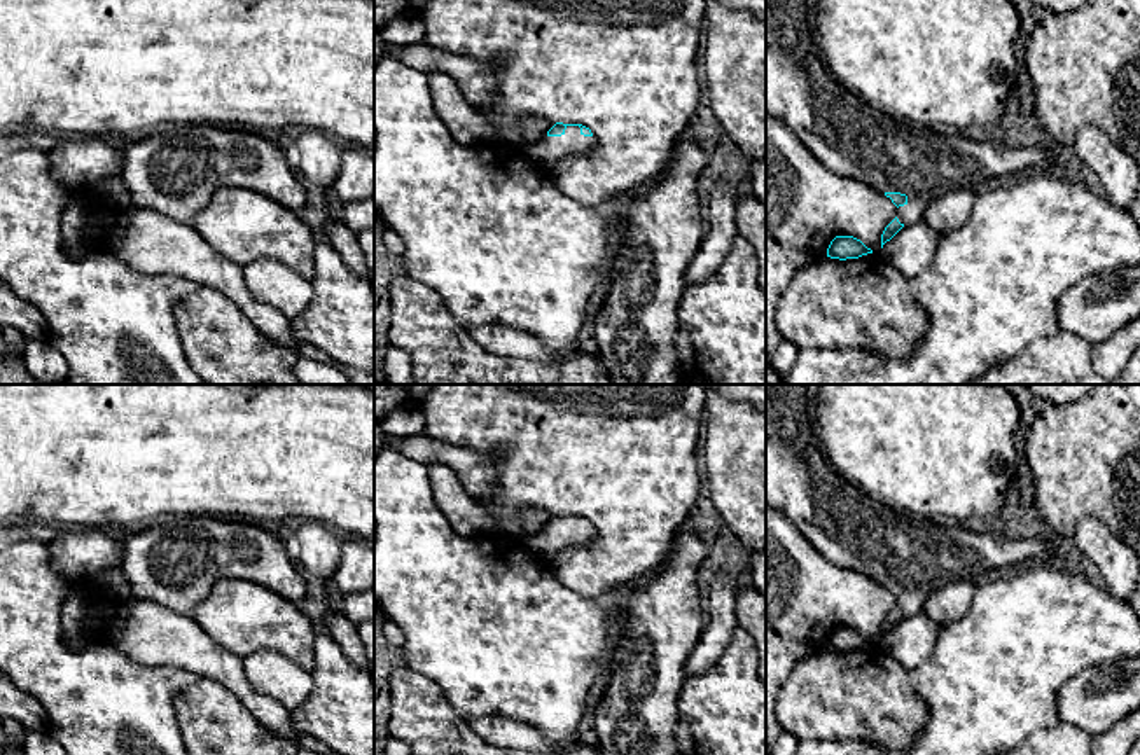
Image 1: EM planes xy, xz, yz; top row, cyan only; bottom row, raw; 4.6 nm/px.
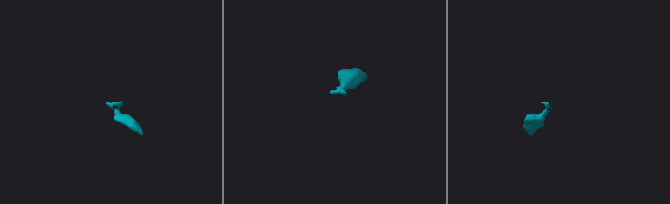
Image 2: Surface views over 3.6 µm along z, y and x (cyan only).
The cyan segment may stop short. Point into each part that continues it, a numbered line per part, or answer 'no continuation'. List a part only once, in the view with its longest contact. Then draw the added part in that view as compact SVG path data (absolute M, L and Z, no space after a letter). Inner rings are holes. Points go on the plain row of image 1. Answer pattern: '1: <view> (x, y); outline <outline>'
1: xz (546, 546); outline M567 517L561 528L544 528L521 537L533 559L558 565L560 554L570 545L587 545L594 542L594 528L584 528L579 517Z

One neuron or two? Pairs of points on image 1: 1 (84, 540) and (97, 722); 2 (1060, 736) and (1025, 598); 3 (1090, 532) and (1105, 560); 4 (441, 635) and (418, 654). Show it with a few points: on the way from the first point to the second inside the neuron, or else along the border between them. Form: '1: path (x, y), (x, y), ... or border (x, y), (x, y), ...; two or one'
1: border (51, 554), (51, 567), (67, 579), (90, 579); two
2: border (1058, 720), (1027, 736); two
3: path (1095, 539), (1105, 553); one
4: path (436, 640), (424, 651); one

